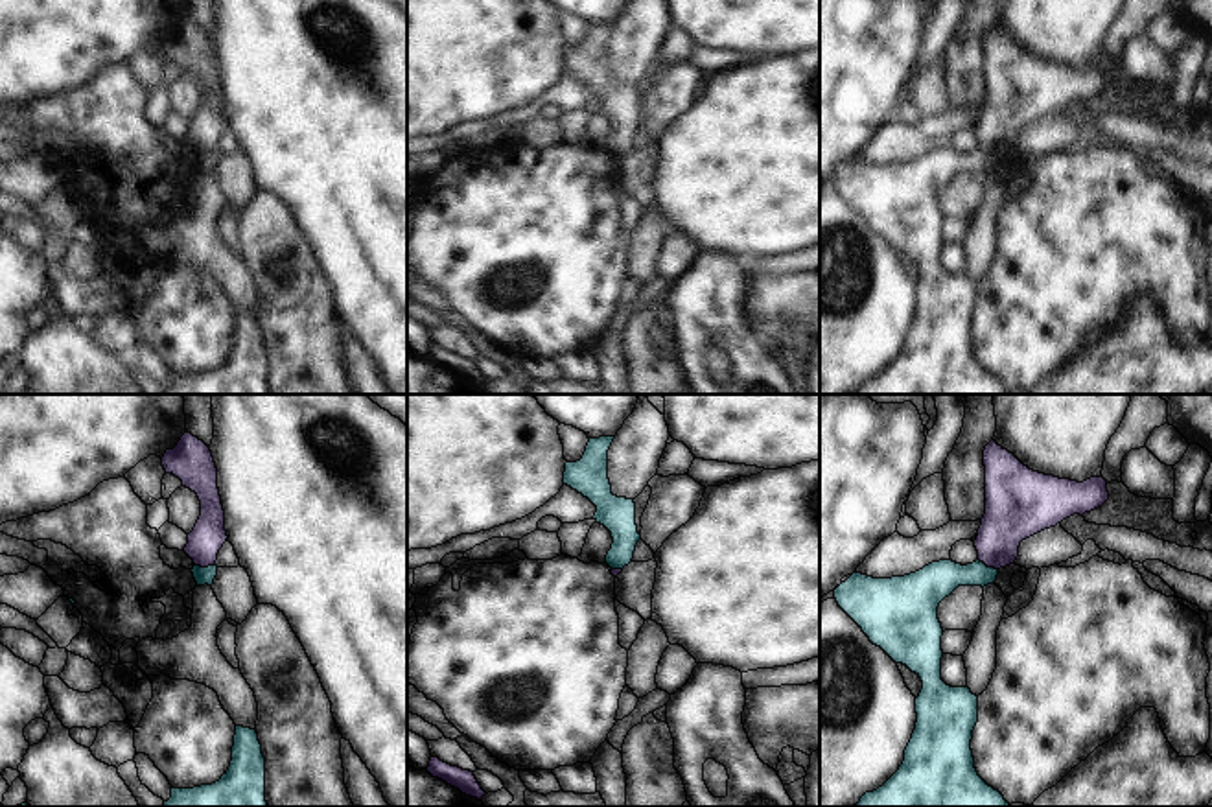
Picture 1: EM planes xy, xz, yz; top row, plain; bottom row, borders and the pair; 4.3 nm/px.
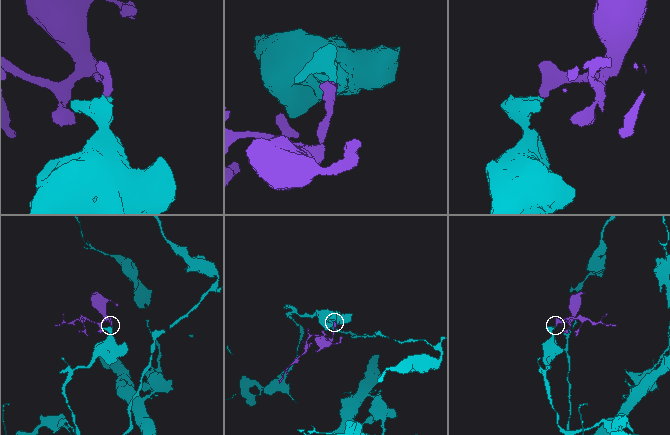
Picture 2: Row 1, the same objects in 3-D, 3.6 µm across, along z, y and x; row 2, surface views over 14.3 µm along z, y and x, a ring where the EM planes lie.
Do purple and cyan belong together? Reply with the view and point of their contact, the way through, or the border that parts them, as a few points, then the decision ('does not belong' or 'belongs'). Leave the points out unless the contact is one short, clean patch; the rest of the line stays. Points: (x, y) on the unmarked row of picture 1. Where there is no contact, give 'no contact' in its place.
xy (205, 153) | along xy (214, 150), (196, 153) | does not belong

